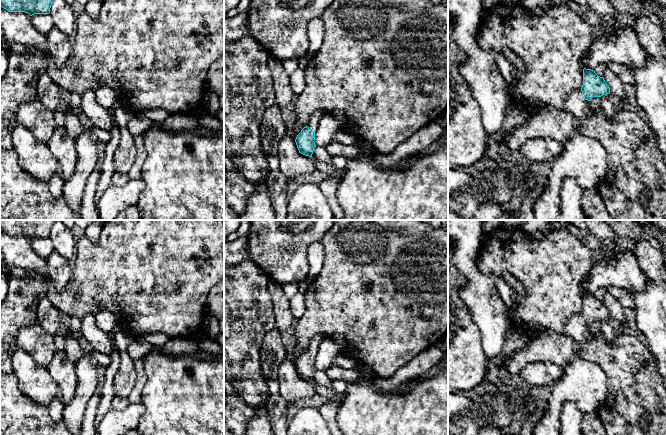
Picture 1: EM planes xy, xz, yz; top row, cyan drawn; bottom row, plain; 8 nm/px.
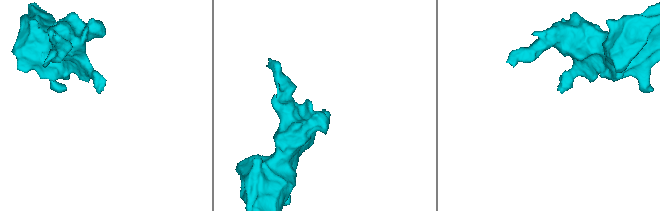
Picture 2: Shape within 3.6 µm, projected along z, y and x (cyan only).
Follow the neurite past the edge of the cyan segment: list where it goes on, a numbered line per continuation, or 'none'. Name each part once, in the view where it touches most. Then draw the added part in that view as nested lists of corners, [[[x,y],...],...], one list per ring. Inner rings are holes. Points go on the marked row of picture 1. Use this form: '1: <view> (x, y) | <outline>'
1: yz (574, 102) | [[[581,89],[570,92],[564,96],[563,108],[573,115],[576,123],[583,121],[591,114],[589,101],[584,99]]]

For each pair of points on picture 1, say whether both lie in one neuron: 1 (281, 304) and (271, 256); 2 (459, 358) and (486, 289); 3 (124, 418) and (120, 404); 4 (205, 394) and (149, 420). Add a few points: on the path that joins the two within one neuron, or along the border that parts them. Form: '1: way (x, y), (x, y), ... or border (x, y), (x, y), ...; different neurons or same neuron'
1: border (271, 281), (280, 285); different neurons
2: border (462, 300), (479, 329), (482, 343); different neurons
3: border (130, 403), (122, 409), (113, 409); different neurons
4: way (191, 408), (179, 420), (163, 420); same neuron

